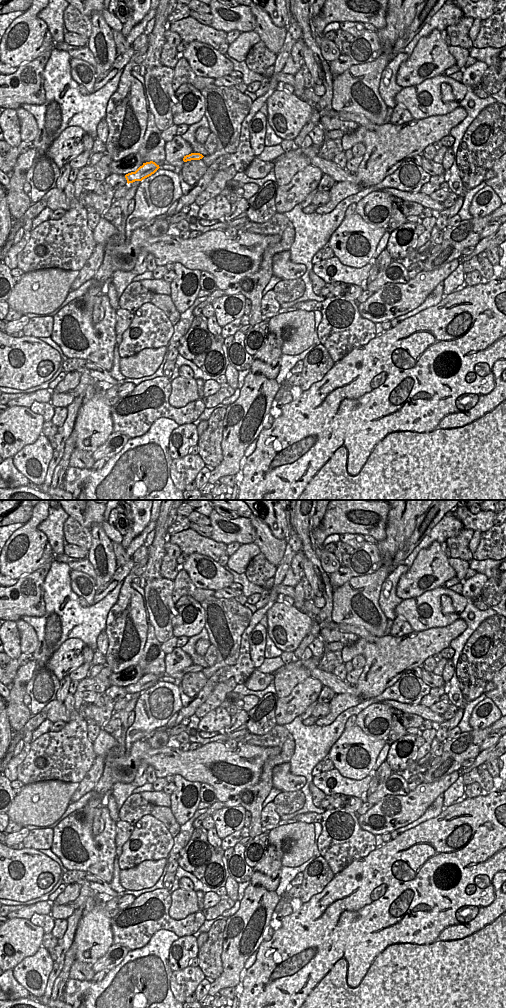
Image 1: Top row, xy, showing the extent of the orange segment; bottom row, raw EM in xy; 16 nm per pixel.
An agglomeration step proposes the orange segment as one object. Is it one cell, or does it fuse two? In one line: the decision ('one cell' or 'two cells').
one cell

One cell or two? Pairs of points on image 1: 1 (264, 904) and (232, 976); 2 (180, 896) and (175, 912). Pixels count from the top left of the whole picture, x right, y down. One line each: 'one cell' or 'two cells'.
1: one cell
2: one cell

